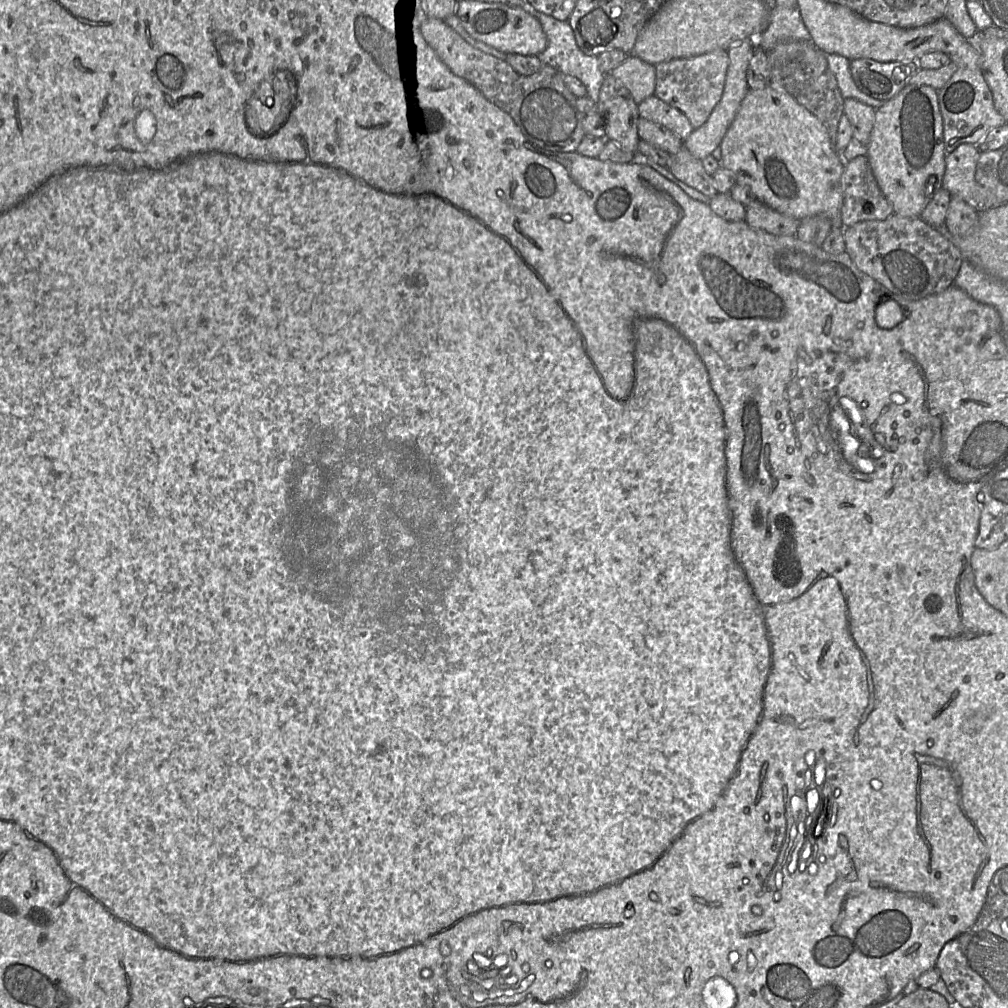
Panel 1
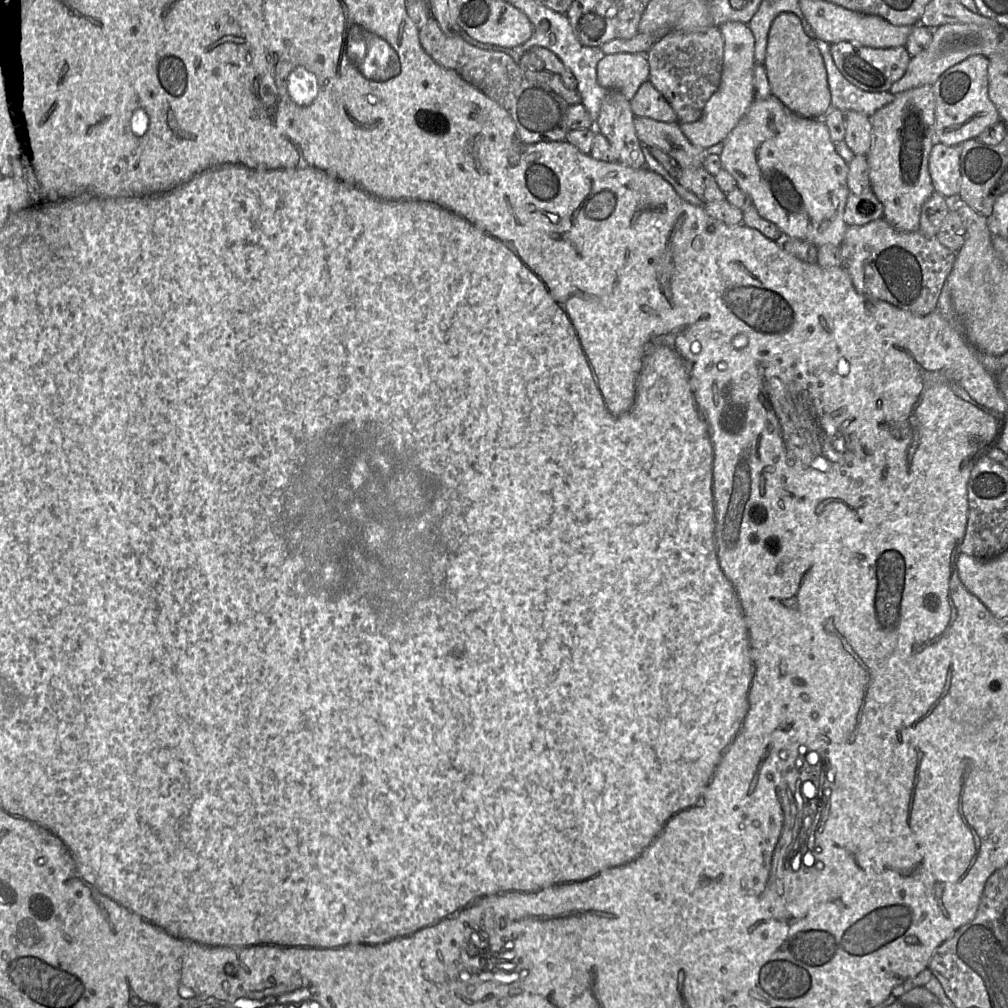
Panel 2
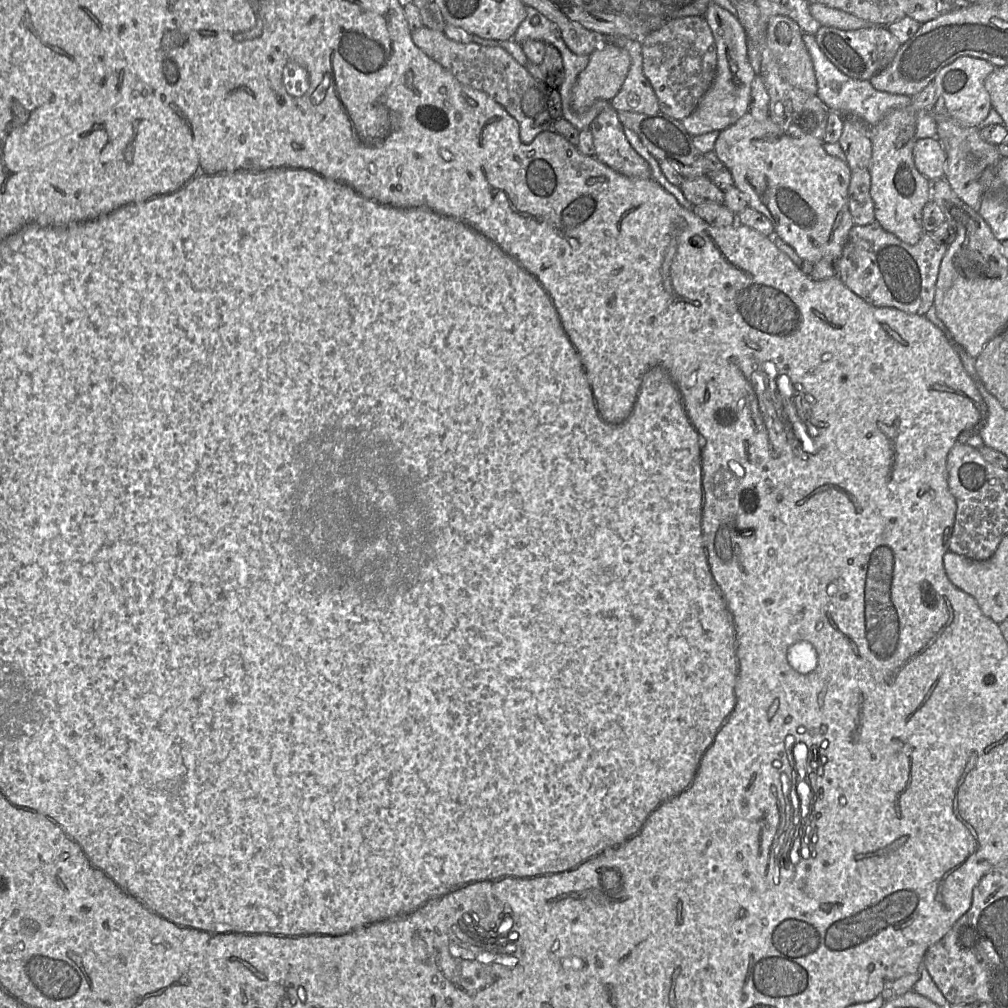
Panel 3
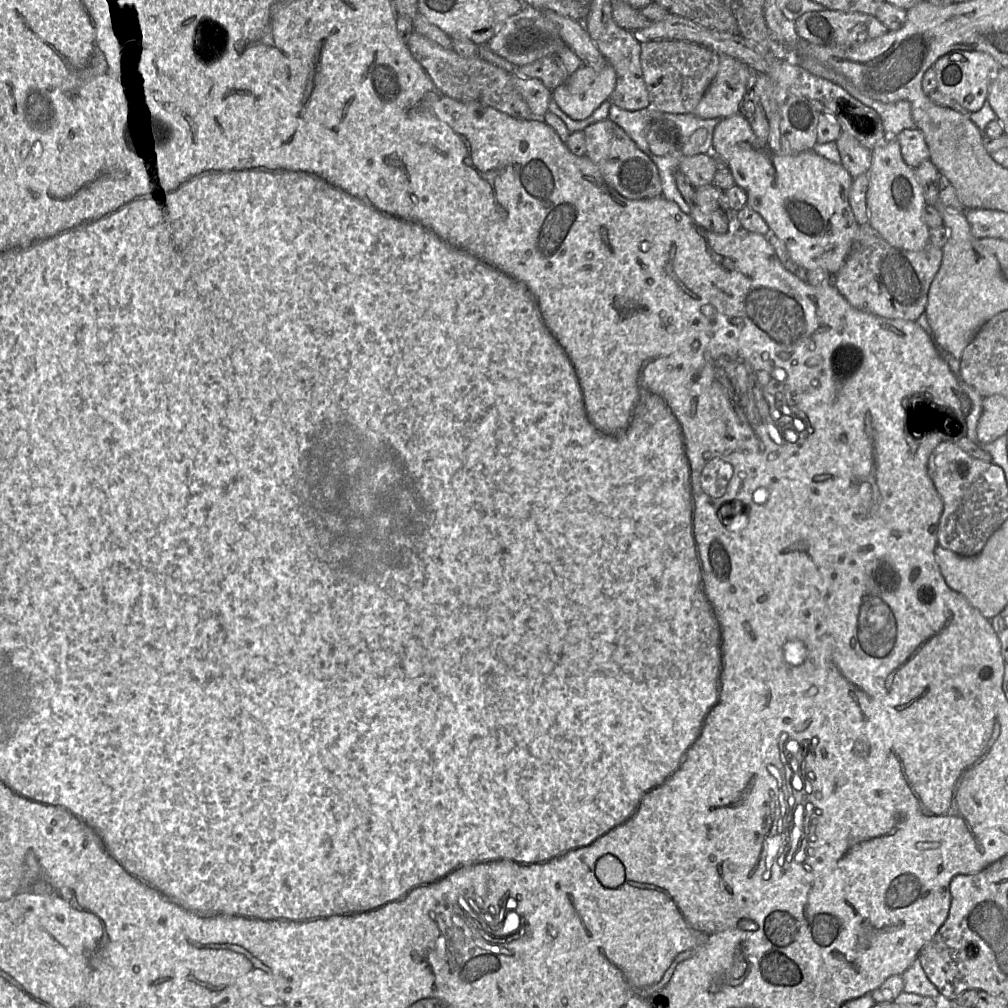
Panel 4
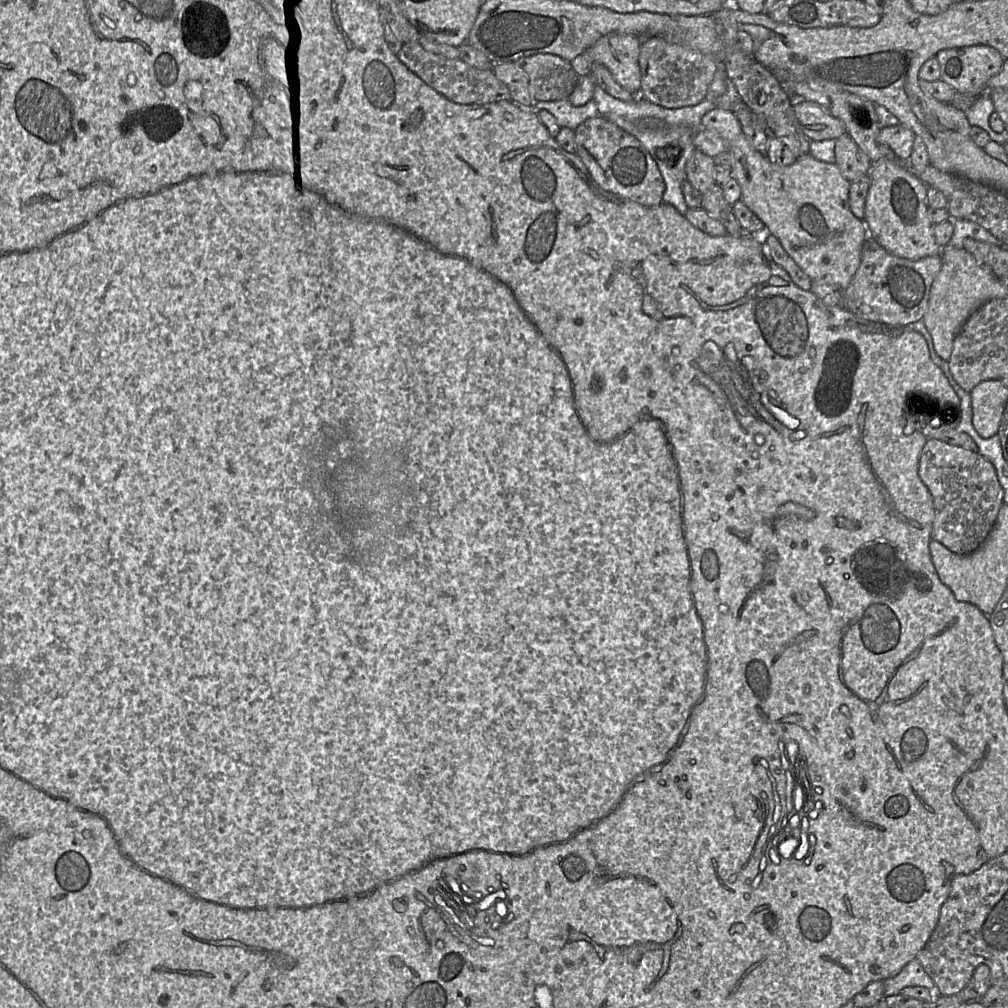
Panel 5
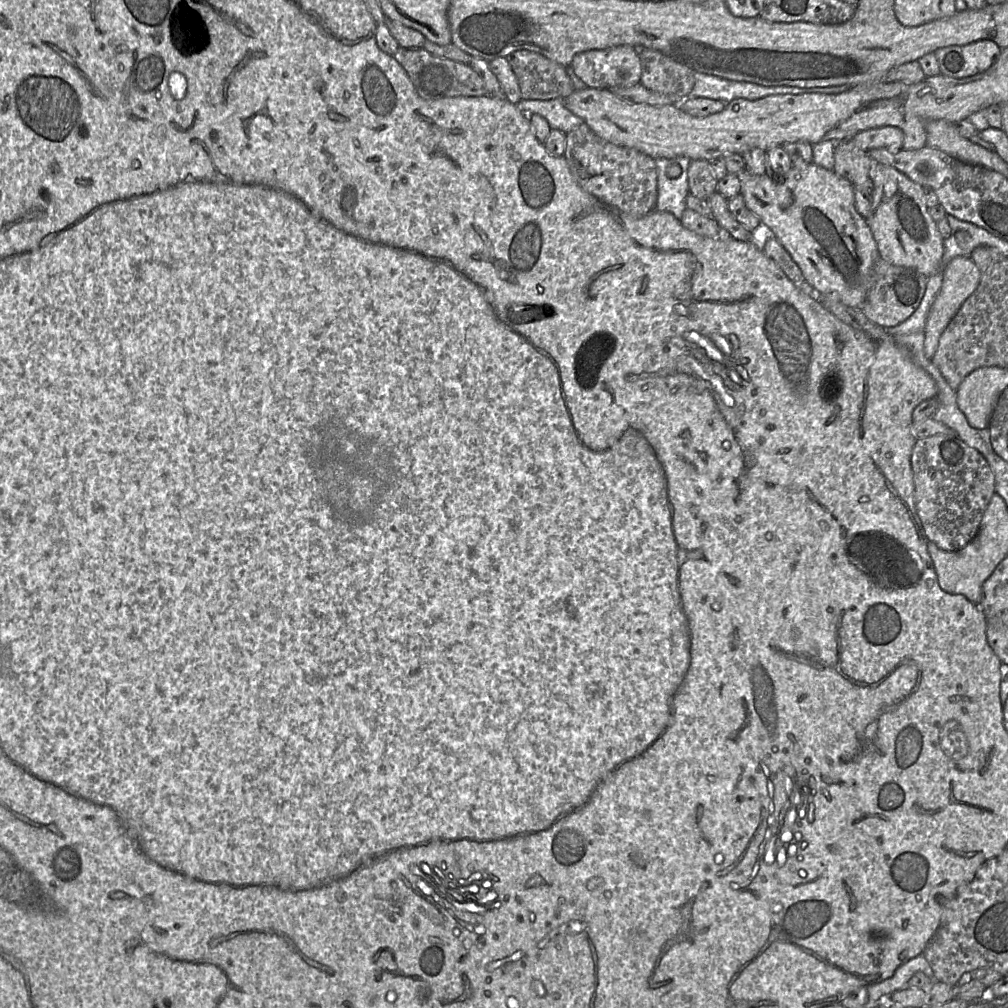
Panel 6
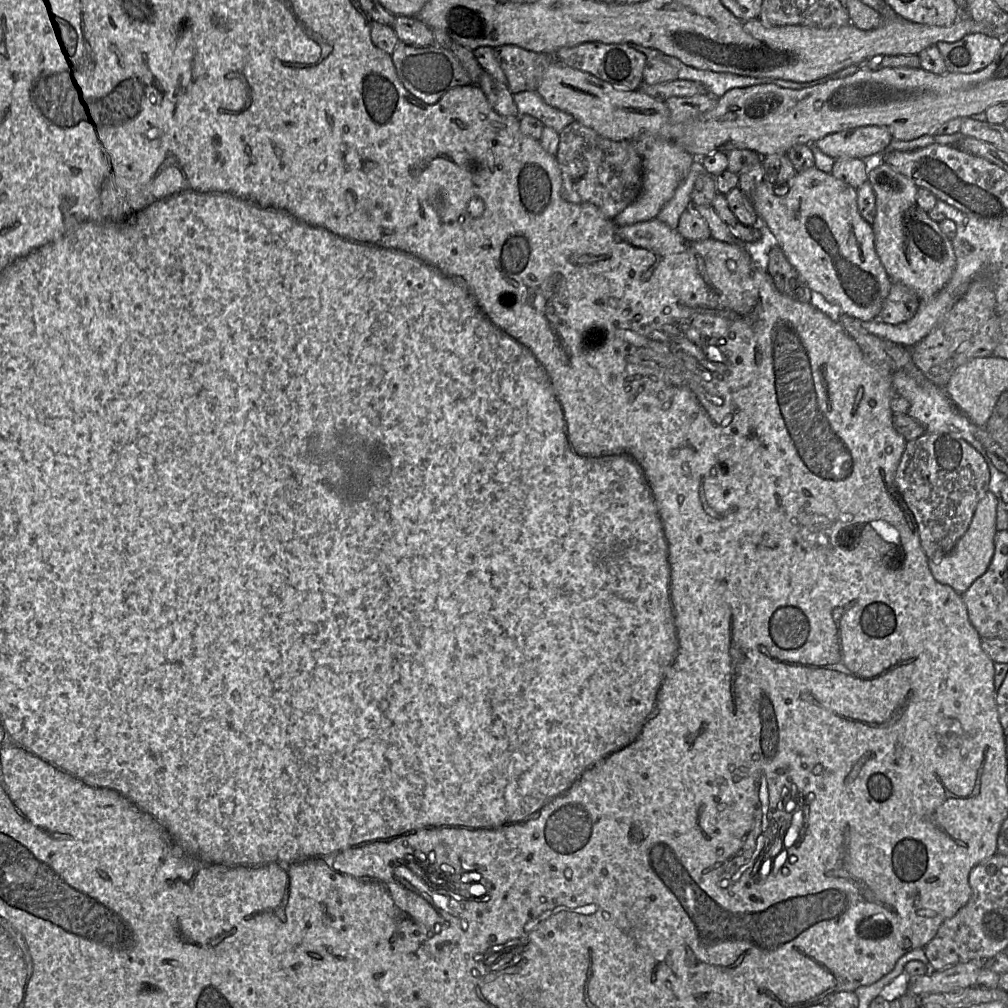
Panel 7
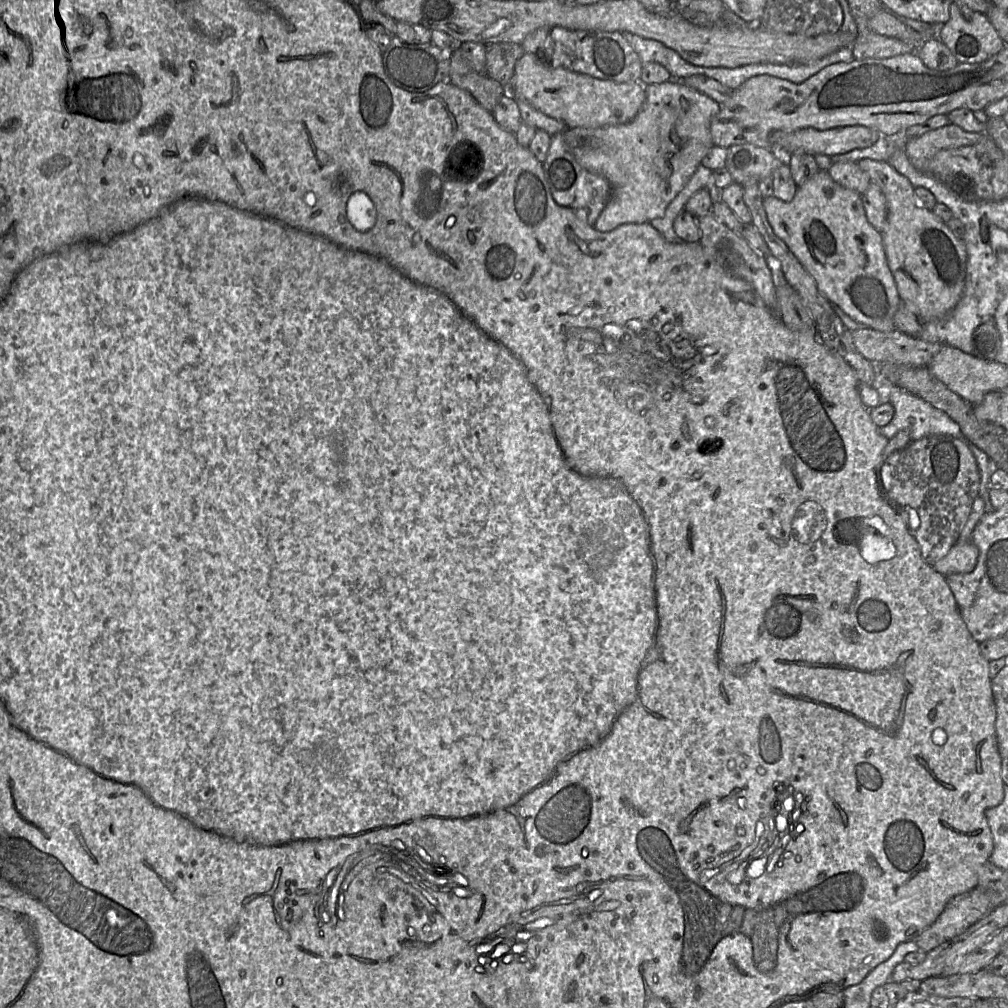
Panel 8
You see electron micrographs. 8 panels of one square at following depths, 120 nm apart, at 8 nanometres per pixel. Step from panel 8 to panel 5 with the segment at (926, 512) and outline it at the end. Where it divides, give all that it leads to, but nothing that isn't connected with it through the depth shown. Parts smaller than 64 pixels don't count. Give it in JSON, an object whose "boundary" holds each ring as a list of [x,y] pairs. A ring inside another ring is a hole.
{"boundary":[[[929,439],[919,457],[918,474],[933,497],[935,518],[931,538],[959,555],[976,551],[993,528],[998,512],[1004,503],[1004,491],[993,464],[978,452],[953,446],[939,439]]]}

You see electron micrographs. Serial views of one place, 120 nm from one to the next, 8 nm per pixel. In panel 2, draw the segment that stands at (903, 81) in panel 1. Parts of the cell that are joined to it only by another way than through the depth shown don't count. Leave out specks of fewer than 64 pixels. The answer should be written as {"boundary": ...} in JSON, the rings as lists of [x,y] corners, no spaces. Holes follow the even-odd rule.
{"boundary":[[[848,41],[831,44],[830,51],[842,75],[850,83],[867,92],[889,92],[892,85],[905,75],[912,58],[905,47],[879,49],[856,45]]]}

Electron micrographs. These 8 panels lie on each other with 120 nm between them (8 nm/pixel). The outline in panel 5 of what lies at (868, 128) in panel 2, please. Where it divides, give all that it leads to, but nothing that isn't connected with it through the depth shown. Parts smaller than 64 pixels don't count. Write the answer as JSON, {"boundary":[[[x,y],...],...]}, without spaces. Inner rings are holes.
{"boundary":[[[846,133],[835,140],[835,164],[849,182],[869,174],[872,166],[869,157]]]}

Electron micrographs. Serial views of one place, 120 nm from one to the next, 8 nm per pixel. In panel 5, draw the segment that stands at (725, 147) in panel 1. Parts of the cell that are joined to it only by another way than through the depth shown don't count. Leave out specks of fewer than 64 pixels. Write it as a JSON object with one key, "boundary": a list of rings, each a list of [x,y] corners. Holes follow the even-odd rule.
{"boundary":[[[721,108],[707,112],[702,118],[702,127],[715,132],[726,143],[734,159],[732,178],[741,187],[741,200],[764,223],[765,234],[772,234],[780,241],[787,254],[811,281],[825,281],[844,290],[860,265],[861,251],[869,234],[864,221],[858,219],[850,209],[851,182],[842,176],[837,165],[819,161],[809,153],[798,157],[789,166],[775,165],[750,145],[734,112]]]}

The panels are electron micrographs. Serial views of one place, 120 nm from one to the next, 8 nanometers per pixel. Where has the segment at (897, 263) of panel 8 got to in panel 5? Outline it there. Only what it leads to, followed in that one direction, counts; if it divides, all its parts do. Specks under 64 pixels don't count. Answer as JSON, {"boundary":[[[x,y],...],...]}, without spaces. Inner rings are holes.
{"boundary":[[[880,159],[872,163],[869,175],[871,184],[864,218],[869,237],[900,258],[919,260],[939,255],[942,248],[936,243],[934,225],[928,215],[927,185],[900,161]]]}

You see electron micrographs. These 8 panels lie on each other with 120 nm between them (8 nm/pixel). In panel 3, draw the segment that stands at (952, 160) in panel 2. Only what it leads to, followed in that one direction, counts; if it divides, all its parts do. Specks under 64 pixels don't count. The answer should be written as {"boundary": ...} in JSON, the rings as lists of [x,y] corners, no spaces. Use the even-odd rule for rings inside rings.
{"boundary":[[[917,139],[913,149],[913,158],[917,170],[931,183],[945,178],[947,157],[938,139]]]}

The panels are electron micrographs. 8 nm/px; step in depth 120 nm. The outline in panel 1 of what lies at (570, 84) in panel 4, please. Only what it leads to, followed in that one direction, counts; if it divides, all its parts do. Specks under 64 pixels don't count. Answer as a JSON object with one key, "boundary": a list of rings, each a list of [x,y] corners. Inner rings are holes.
{"boundary":[[[628,55],[610,75],[628,89],[636,104],[655,94],[655,66],[635,55]]]}

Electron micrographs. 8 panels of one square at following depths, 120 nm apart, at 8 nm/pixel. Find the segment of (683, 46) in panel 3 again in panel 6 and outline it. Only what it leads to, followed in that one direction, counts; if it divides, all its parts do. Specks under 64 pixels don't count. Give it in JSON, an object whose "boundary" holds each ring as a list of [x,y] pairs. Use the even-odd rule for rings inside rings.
{"boundary":[[[645,48],[640,54],[640,83],[651,91],[673,97],[681,103],[694,87],[694,70],[663,53]]]}

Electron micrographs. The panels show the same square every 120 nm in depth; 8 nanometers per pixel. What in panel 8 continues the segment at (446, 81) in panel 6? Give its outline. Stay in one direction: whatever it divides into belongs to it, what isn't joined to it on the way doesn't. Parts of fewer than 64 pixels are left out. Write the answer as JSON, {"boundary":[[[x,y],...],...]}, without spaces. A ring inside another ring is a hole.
{"boundary":[[[393,35],[387,50],[382,53],[382,63],[391,82],[409,92],[422,93],[439,82],[448,81],[450,67],[448,52],[442,51],[432,43],[408,44]]]}

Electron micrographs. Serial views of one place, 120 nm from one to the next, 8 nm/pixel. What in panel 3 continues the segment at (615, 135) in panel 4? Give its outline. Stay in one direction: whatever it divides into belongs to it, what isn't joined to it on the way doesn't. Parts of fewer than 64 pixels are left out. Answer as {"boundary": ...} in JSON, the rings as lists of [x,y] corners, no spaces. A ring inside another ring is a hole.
{"boundary":[[[608,105],[593,121],[595,158],[614,171],[632,179],[650,179],[648,162],[629,143],[618,112]]]}

